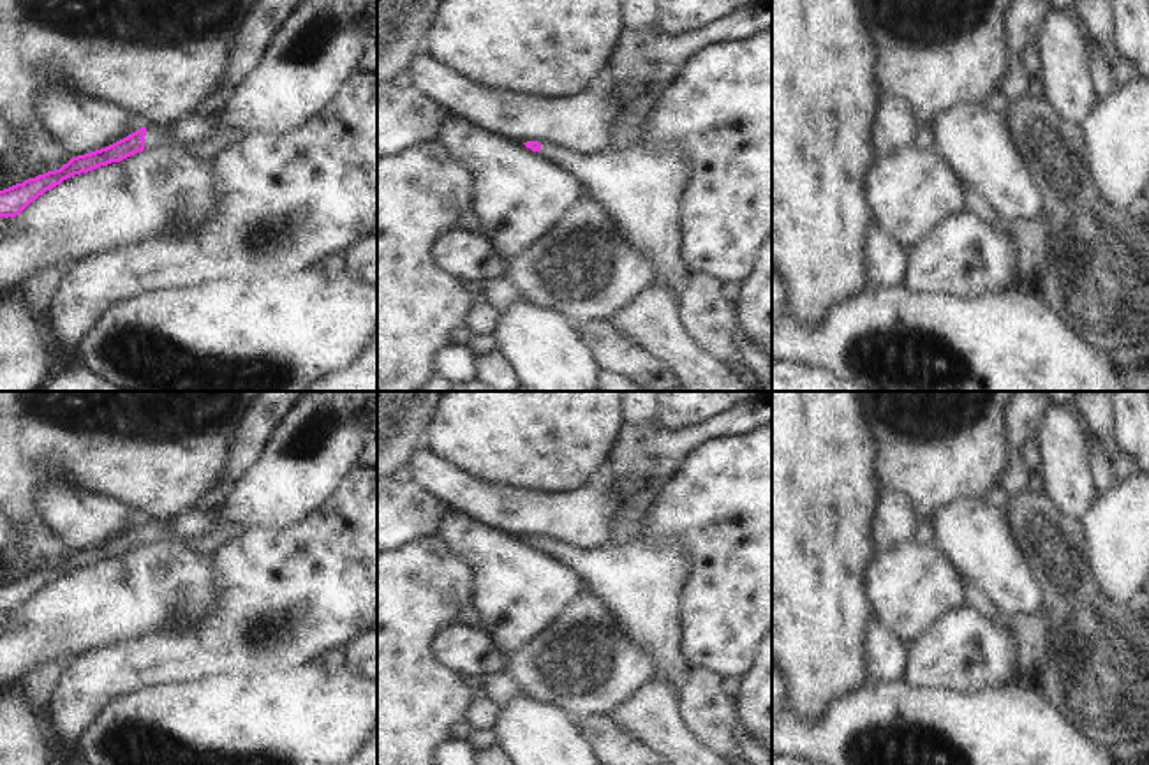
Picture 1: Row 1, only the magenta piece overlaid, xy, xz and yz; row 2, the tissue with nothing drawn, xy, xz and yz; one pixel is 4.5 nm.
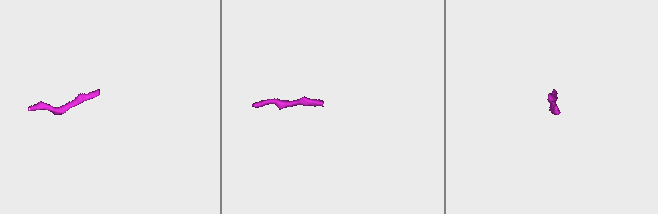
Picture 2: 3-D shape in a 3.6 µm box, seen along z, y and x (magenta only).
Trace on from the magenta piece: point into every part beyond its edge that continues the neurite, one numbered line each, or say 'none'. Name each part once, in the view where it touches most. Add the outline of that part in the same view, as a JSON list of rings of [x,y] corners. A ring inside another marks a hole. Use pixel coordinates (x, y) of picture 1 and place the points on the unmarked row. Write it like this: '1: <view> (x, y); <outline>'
1: xy (157, 531); [[[146,518],[145,543],[171,541],[174,534],[166,522]]]

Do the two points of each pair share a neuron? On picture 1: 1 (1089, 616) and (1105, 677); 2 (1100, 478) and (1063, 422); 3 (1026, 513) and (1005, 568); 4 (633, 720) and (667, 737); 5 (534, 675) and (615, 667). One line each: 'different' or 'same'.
1: same
2: different
3: different
4: same
5: same

